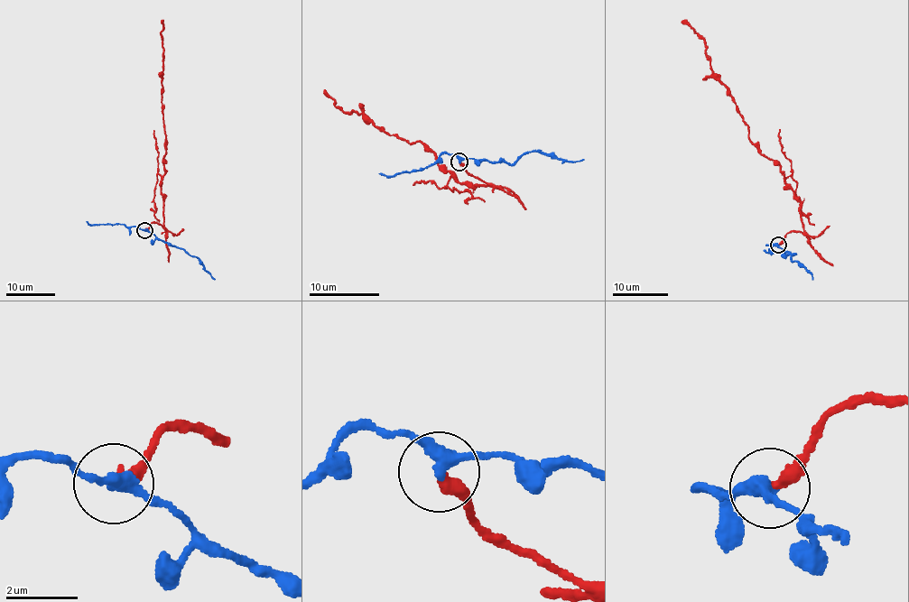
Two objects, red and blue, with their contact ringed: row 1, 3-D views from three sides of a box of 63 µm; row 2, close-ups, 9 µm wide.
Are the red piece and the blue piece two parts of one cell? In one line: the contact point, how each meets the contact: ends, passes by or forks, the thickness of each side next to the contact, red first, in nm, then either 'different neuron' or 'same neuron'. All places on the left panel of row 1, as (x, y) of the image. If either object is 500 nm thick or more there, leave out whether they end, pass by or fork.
at (144, 230); red ends there; blue passes by; 360 nm thick on the red side, 360 nm on the other; different neuron

